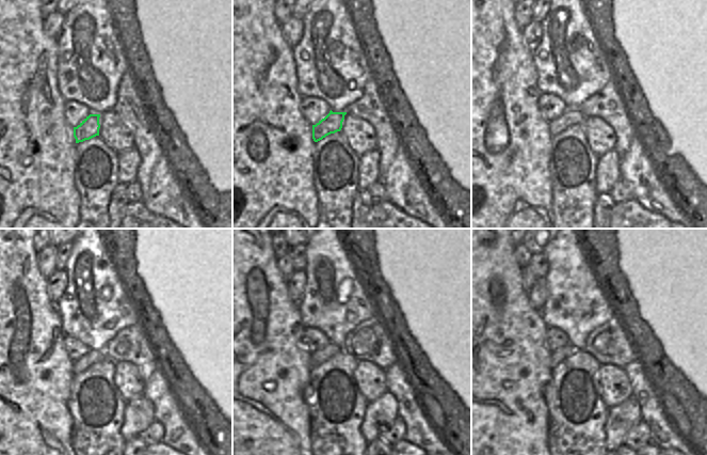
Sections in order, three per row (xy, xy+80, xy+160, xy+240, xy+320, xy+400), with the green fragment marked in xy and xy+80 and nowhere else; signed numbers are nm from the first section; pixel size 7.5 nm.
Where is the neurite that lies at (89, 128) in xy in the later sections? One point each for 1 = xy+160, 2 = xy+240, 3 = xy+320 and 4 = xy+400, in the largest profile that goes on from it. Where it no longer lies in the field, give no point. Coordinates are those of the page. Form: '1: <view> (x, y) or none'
1: xy+160 (571, 116)
2: xy+240 (93, 357)
3: xy+320 (330, 350)
4: xy+400 (559, 355)

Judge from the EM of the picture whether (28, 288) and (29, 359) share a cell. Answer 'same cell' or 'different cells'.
same cell

